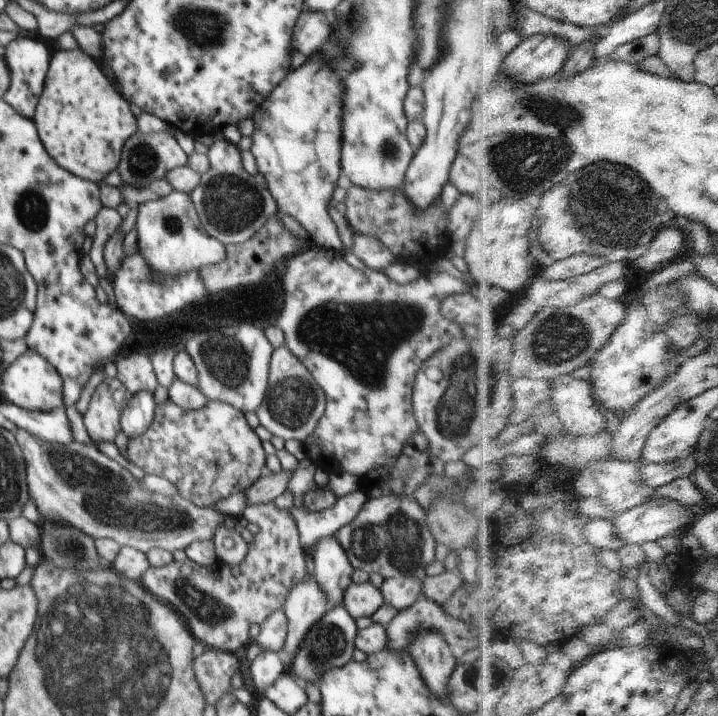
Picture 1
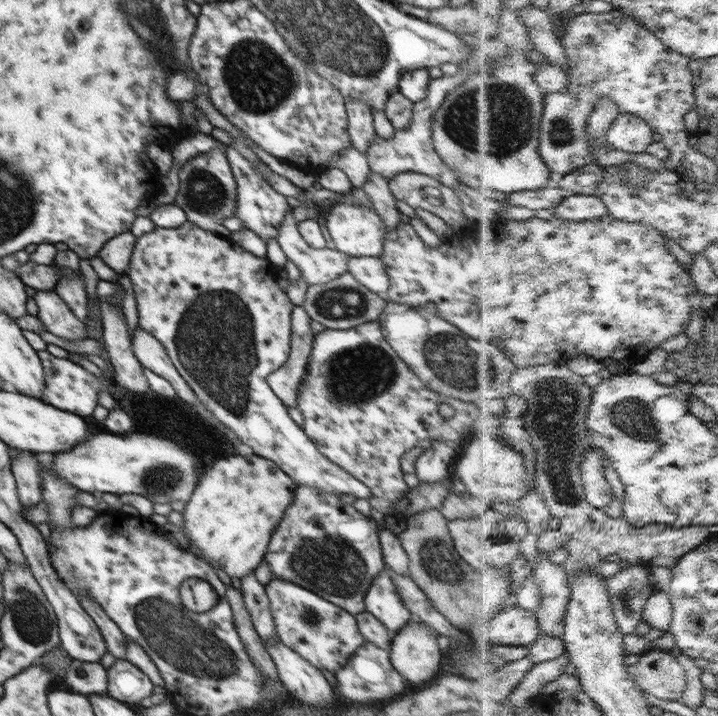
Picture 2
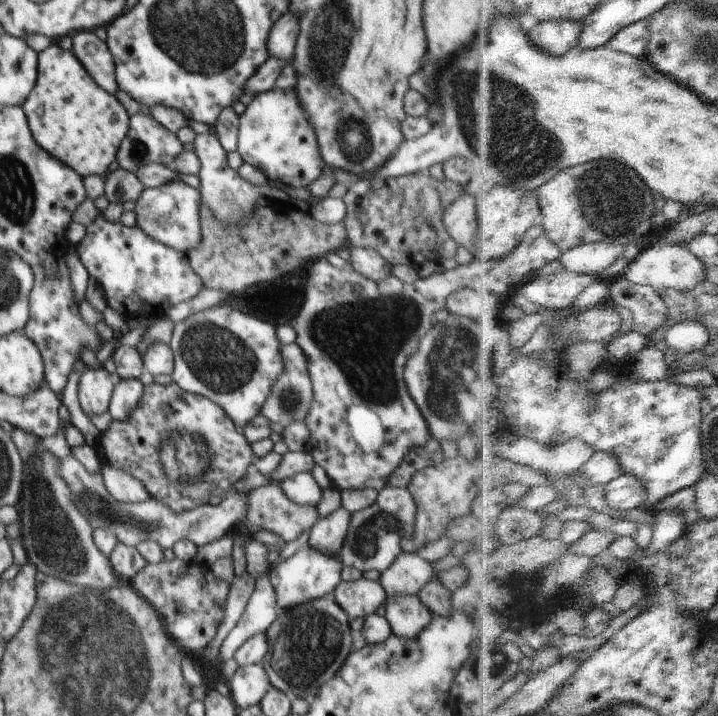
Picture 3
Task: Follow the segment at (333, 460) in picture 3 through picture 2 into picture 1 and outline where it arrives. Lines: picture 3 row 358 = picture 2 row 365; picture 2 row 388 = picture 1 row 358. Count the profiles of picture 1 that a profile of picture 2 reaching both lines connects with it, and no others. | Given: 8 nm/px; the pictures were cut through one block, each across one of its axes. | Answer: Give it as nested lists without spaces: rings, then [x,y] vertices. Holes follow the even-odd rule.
[[[313,248],[311,250],[304,250],[302,253],[296,252],[296,254],[292,255],[290,258],[288,258],[288,264],[286,264],[285,274],[282,274],[281,278],[281,284],[284,291],[284,307],[282,314],[280,314],[280,318],[278,318],[278,326],[274,326],[276,328],[280,328],[282,332],[285,334],[285,345],[292,351],[292,354],[296,355],[296,358],[299,358],[302,361],[302,364],[310,371],[310,374],[313,376],[313,379],[319,384],[320,387],[323,388],[323,391],[325,392],[326,397],[326,404],[327,407],[325,408],[325,414],[322,415],[322,418],[319,420],[319,423],[317,424],[317,427],[315,428],[315,431],[306,438],[304,442],[306,448],[307,448],[307,458],[311,459],[313,462],[319,460],[320,457],[325,457],[328,459],[328,464],[331,463],[333,466],[335,472],[338,473],[351,473],[355,475],[356,477],[360,478],[362,475],[366,474],[369,470],[372,470],[372,468],[380,468],[380,466],[390,466],[394,464],[397,461],[397,458],[399,457],[399,454],[402,452],[403,446],[406,444],[406,441],[409,441],[409,438],[413,436],[414,433],[418,432],[419,426],[416,420],[416,417],[413,413],[413,386],[414,381],[417,375],[417,372],[421,369],[422,362],[426,360],[426,358],[430,358],[432,354],[436,354],[440,348],[444,348],[444,346],[448,346],[450,344],[450,340],[454,340],[454,338],[464,338],[467,335],[470,334],[470,330],[465,329],[456,323],[453,323],[452,321],[449,321],[447,318],[444,318],[442,316],[440,305],[441,302],[446,298],[446,296],[450,296],[454,293],[463,293],[464,291],[471,291],[471,292],[479,292],[476,291],[475,281],[471,278],[471,276],[466,272],[461,266],[457,272],[458,276],[451,276],[448,273],[443,273],[439,271],[429,272],[428,275],[425,276],[419,276],[416,280],[413,280],[412,282],[409,282],[408,284],[398,284],[397,282],[394,282],[393,280],[390,280],[386,274],[384,274],[382,271],[377,271],[374,269],[364,269],[360,270],[357,268],[352,267],[348,262],[346,262],[346,259],[344,255],[341,252],[334,252],[332,250],[326,250],[324,248]]]

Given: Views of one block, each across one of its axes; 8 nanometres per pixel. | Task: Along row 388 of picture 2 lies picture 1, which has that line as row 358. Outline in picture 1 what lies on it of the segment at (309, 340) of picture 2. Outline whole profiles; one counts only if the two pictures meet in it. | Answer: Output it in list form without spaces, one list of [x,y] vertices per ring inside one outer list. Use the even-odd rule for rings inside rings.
[[[285,344],[273,349],[268,382],[264,402],[255,410],[260,424],[284,440],[305,441],[325,414],[327,404],[323,388]]]

